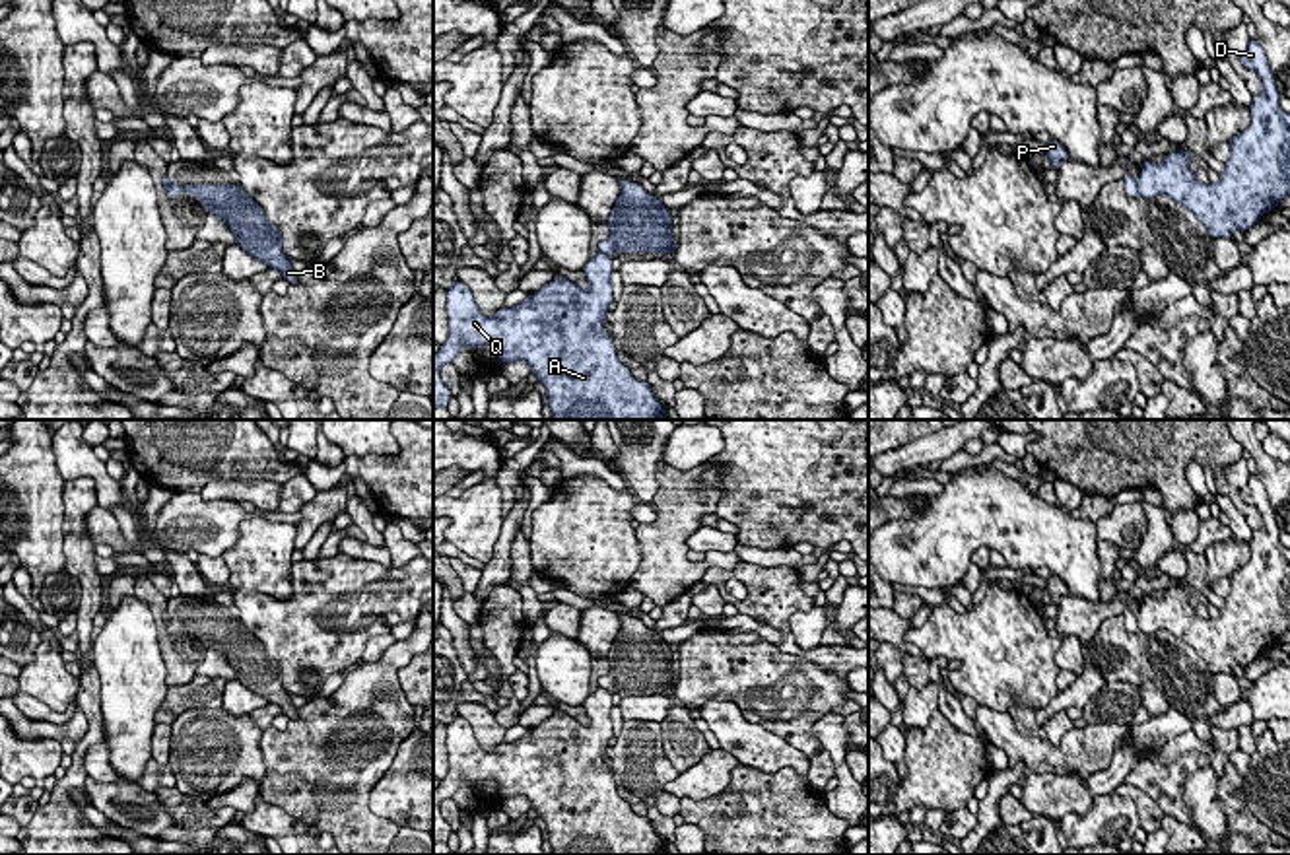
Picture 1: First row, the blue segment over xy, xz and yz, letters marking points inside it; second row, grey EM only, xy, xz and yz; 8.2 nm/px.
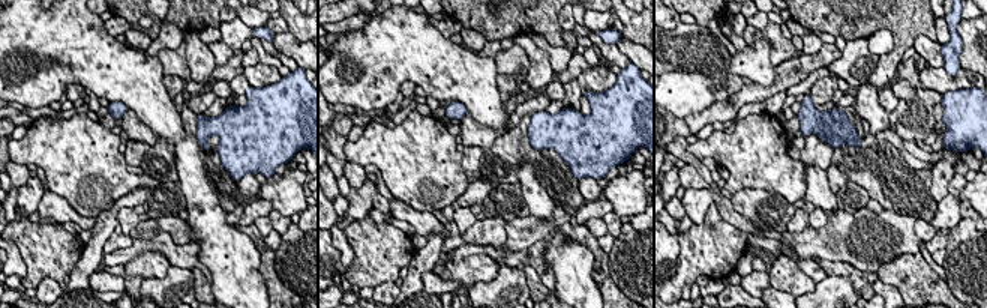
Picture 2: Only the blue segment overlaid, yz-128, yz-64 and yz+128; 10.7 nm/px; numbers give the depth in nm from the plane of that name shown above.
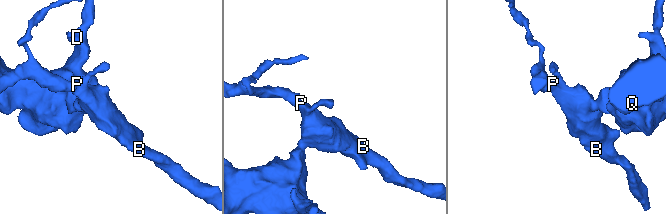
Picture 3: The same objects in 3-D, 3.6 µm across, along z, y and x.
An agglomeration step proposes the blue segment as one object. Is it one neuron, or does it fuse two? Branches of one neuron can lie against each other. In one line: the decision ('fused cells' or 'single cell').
fused cells

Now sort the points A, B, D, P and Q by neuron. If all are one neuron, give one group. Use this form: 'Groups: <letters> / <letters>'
Groups: A D Q / B P

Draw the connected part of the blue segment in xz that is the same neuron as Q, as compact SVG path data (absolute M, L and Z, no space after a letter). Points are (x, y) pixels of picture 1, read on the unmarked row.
M596 688L583 703L589 723L556 709L515 742L484 750L466 719L447 725L449 771L433 789L433 843L449 841L441 803L460 781L493 779L493 795L523 795L546 822L550 855L666 855L653 822L618 795L602 760L612 738L612 692Z

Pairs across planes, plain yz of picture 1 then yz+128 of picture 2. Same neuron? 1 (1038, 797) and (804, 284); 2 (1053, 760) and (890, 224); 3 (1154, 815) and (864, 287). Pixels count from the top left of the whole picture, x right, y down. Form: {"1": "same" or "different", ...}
{"1": "same", "2": "same", "3": "same"}

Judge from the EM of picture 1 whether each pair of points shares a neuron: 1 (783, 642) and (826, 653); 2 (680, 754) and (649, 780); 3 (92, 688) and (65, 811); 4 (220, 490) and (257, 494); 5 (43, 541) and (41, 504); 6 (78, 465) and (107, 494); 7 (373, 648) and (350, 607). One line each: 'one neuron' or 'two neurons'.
1: one neuron
2: two neurons
3: one neuron
4: one neuron
5: one neuron
6: one neuron
7: two neurons

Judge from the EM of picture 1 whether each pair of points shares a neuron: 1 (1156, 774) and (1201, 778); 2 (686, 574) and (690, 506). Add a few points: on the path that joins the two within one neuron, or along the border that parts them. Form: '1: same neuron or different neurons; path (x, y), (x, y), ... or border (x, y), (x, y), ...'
1: different neurons; border (1199, 768), (1186, 780), (1184, 805), (1189, 822)
2: same neuron; path (677, 556), (677, 523)

